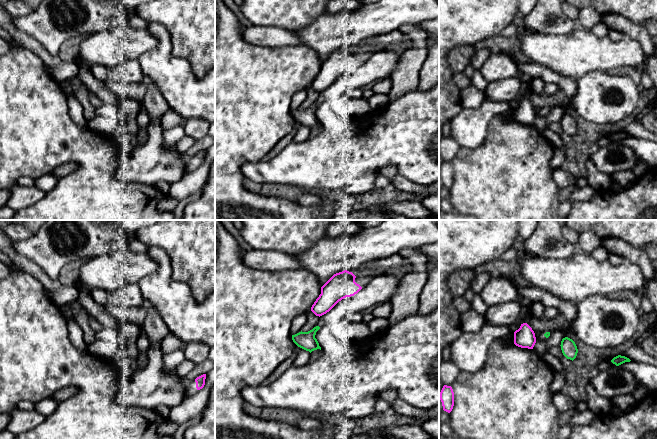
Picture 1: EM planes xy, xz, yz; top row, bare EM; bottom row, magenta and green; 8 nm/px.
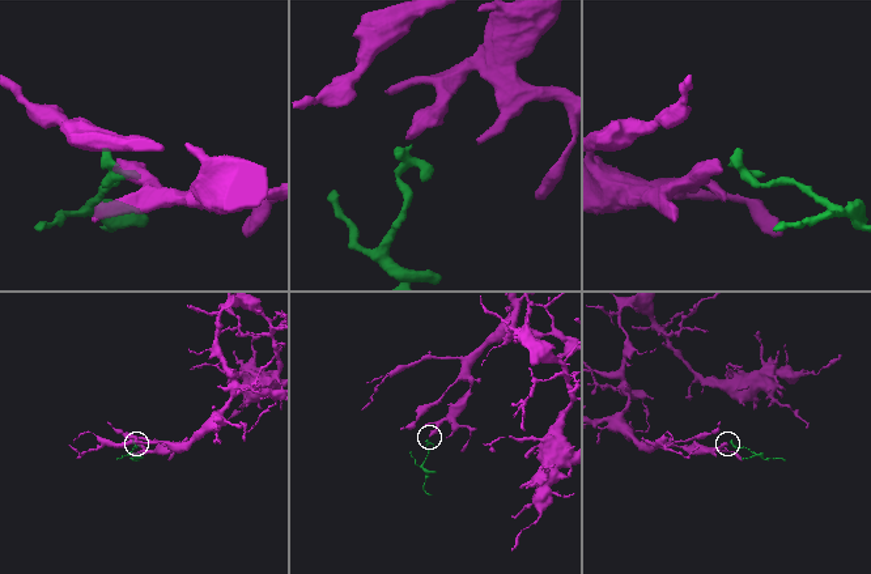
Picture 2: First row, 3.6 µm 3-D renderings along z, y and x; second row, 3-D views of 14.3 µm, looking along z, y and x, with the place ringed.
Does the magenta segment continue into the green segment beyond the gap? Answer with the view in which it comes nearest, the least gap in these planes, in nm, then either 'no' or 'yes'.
yz | 70 nm | no

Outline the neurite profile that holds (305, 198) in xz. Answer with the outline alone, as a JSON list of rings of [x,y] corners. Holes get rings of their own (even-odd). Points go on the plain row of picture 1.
[[[301,191],[297,196],[297,202],[303,206],[316,206],[322,201],[322,199],[313,192]]]

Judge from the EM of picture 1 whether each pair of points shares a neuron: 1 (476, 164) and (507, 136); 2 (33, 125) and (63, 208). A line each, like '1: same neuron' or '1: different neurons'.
1: same neuron
2: same neuron

